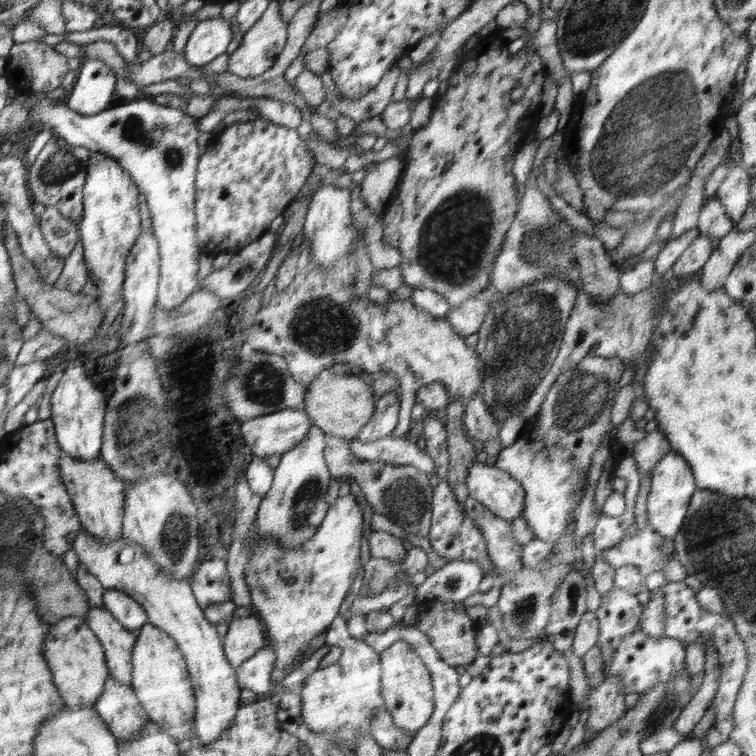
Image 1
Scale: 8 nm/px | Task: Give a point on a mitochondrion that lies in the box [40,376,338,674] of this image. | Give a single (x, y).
(136, 425)

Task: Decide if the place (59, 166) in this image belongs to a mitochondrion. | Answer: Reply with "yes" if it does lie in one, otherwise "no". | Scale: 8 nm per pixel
yes

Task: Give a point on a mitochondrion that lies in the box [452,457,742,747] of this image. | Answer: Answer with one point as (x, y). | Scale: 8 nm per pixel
(666, 704)

